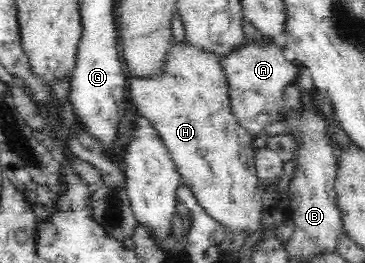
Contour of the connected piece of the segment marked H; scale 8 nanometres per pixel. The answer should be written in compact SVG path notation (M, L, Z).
M184 37L182 42L172 38L171 46L165 52L164 64L159 73L153 75L132 75L130 98L136 112L147 118L158 131L181 176L181 182L194 193L198 204L220 225L232 233L256 233L263 227L262 194L257 189L255 151L251 142L253 137L232 114L228 94L228 77L222 68L218 53L200 48Z

